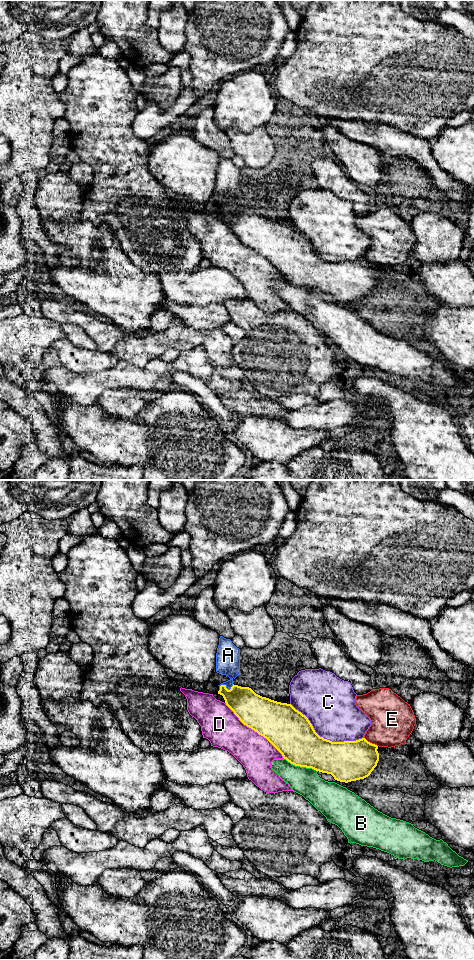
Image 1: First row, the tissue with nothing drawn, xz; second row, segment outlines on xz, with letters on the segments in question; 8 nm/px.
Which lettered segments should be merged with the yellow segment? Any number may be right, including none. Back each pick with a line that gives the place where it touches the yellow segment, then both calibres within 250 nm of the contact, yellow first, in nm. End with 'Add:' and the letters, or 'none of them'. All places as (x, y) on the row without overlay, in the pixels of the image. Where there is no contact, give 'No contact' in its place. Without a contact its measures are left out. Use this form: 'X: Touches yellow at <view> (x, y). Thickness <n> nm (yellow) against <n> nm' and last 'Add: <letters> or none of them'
Add: none of them

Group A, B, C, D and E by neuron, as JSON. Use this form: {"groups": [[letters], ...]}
{"groups": [["A"], ["B"], ["C"], ["D"], ["E"]]}

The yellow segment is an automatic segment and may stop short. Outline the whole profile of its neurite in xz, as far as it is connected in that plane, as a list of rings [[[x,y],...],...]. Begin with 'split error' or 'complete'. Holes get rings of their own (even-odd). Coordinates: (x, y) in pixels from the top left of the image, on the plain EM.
complete; [[[221,205],[218,214],[239,240],[266,258],[286,279],[295,286],[312,288],[331,294],[340,302],[351,302],[368,297],[379,281],[378,266],[365,258],[356,261],[332,262],[320,257],[308,238],[291,224],[281,223],[256,214],[249,207],[234,205],[230,210]]]

